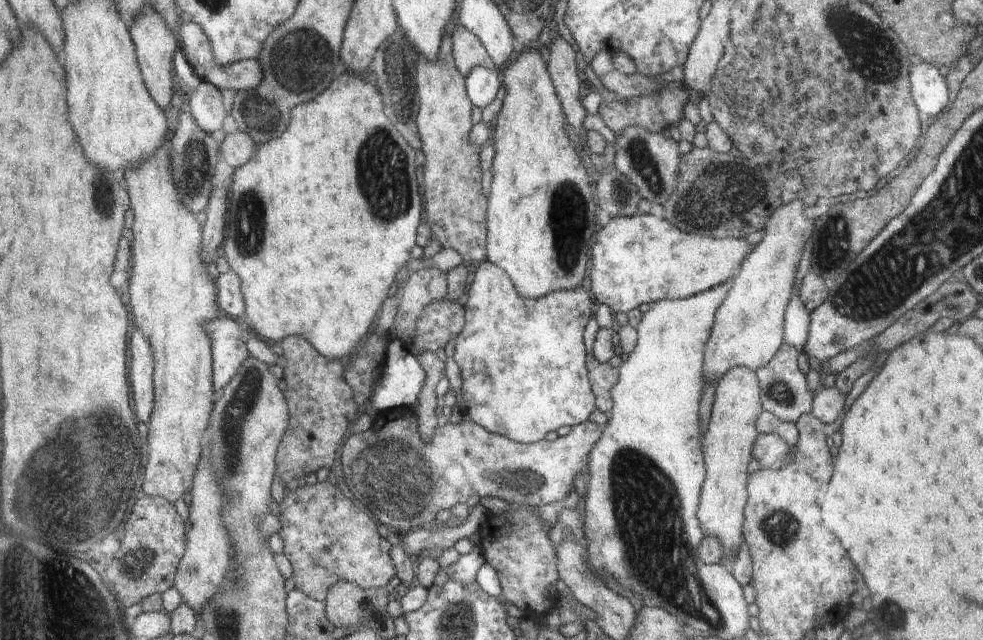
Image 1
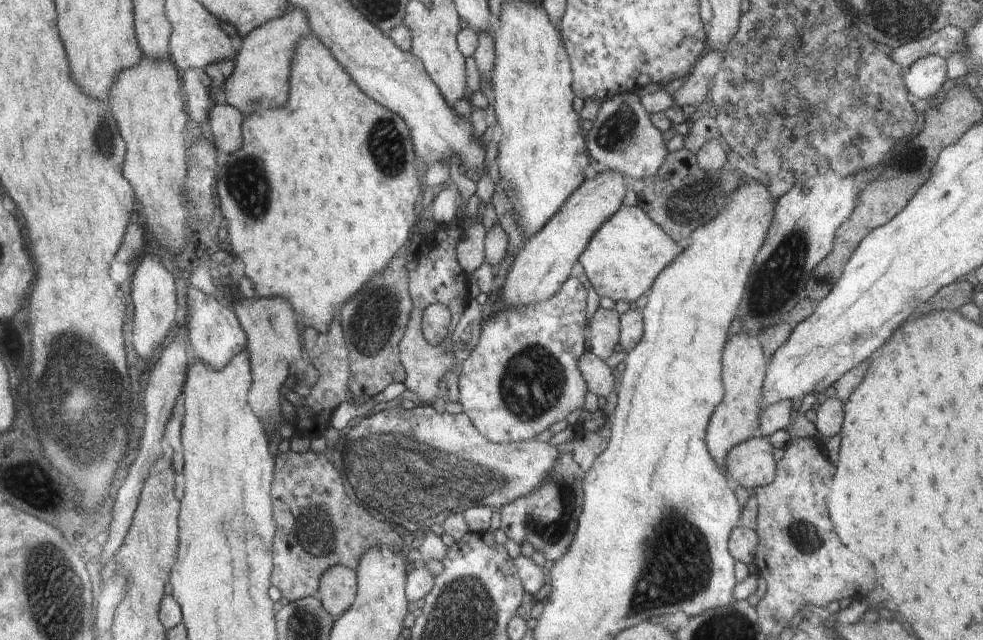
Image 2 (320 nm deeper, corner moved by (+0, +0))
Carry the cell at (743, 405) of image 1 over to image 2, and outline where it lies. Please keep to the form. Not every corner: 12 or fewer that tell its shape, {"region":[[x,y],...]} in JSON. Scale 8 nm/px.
{"region":[[757,334],[726,346],[726,402],[705,437],[718,466],[752,436],[766,359]]}

